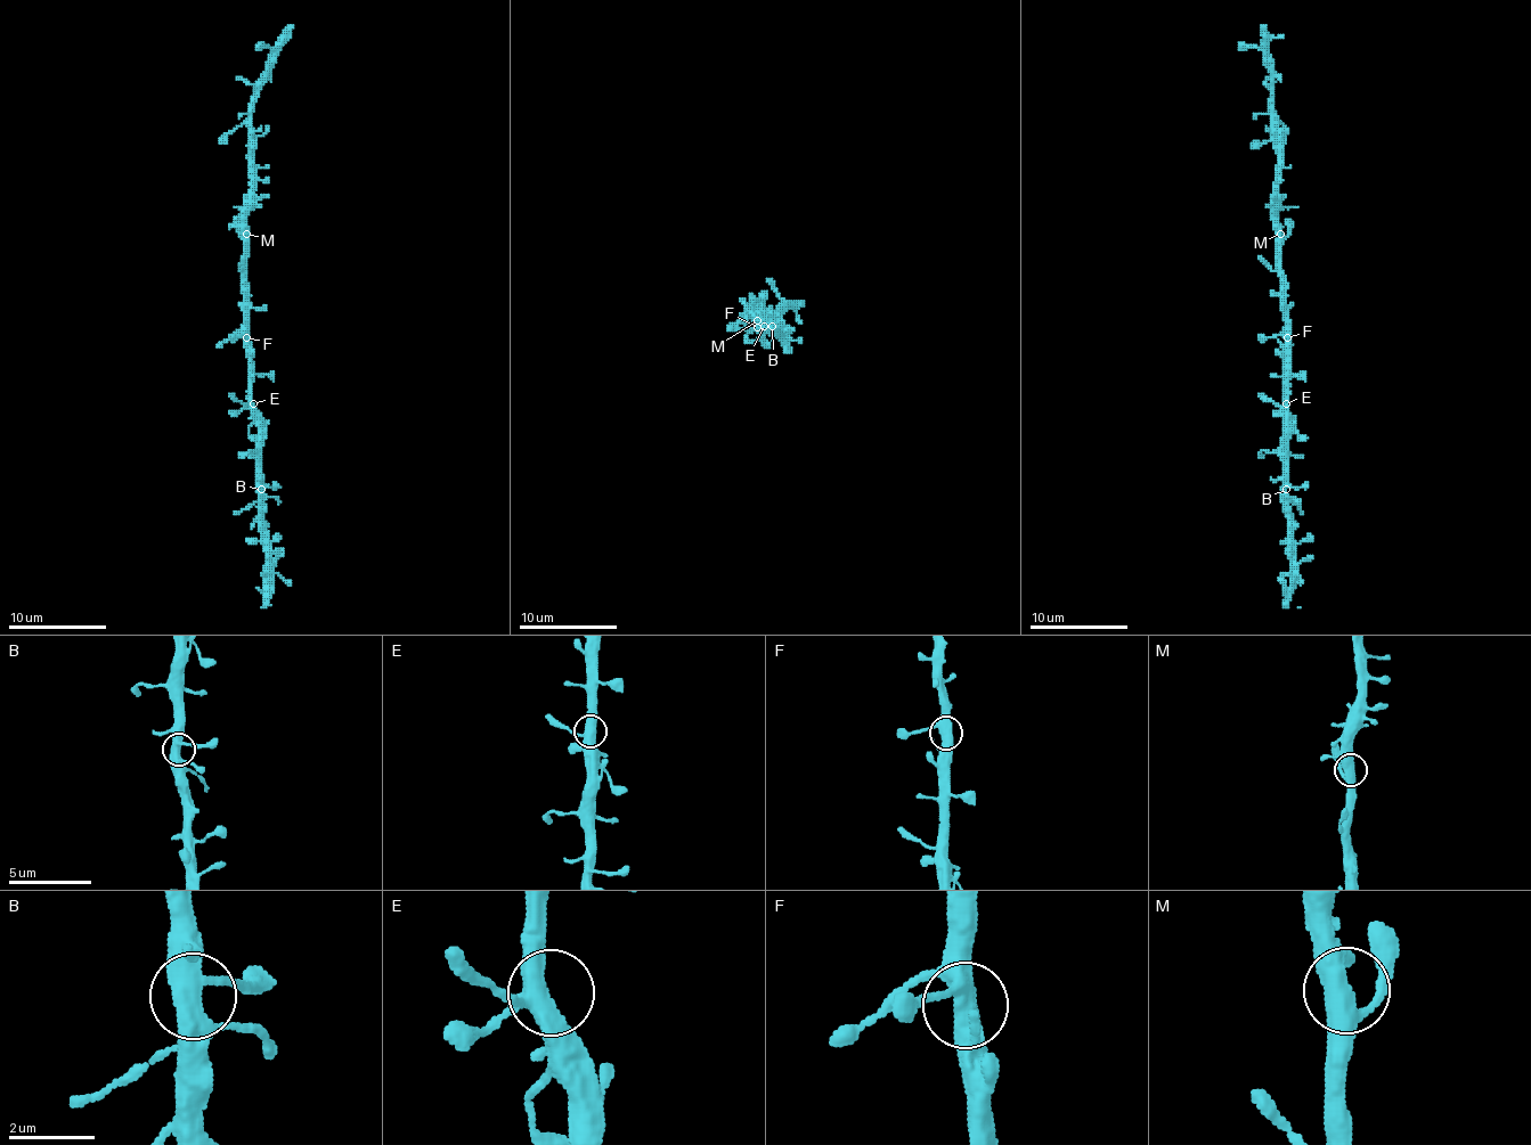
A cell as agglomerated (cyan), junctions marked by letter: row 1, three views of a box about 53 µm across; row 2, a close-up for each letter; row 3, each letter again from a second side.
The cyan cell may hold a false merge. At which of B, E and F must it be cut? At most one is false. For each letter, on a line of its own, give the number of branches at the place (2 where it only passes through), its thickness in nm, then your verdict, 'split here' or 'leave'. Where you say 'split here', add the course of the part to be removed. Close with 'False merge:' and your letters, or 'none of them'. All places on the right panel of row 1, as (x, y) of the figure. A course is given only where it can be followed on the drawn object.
B: 4 branches meet; 440 nm thick; leave
E: 4 branches meet; 440 nm thick; leave
F: 4 branches meet; 440 nm thick; leave
False merge: none of them

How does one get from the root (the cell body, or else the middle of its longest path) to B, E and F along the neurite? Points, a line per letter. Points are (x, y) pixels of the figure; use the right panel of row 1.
B: (1286, 312), (1286, 489)
E: (1286, 312), (1286, 403)
F: (1286, 312), (1288, 337)

